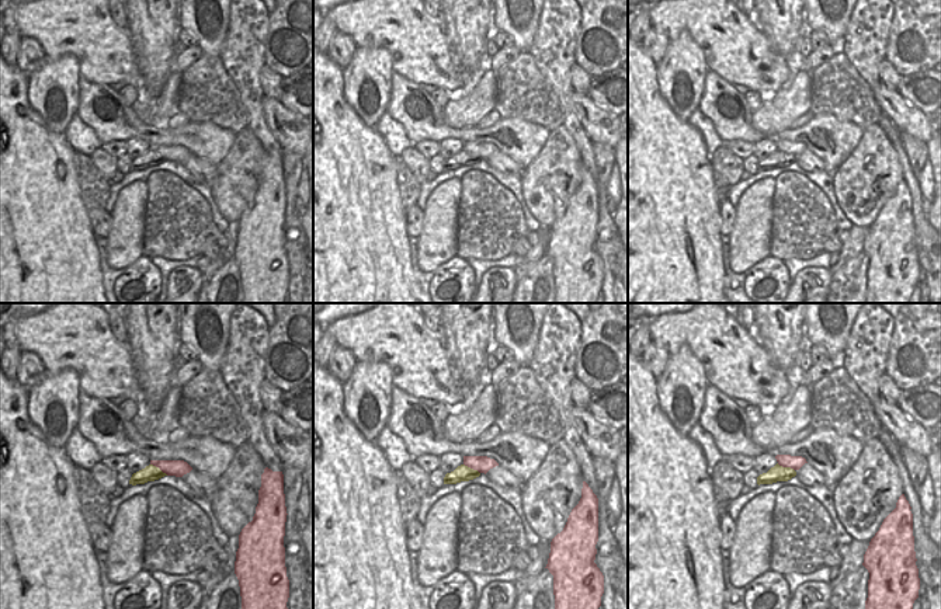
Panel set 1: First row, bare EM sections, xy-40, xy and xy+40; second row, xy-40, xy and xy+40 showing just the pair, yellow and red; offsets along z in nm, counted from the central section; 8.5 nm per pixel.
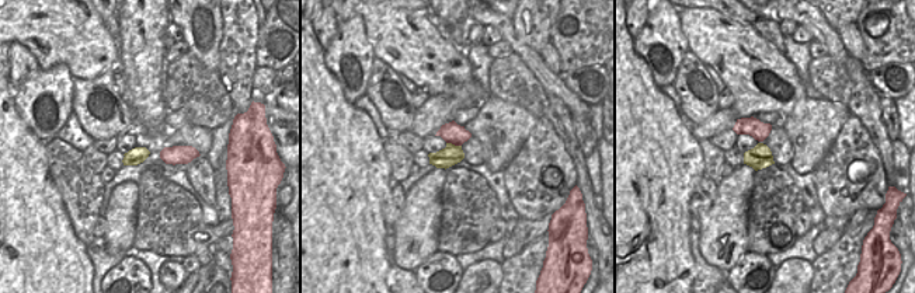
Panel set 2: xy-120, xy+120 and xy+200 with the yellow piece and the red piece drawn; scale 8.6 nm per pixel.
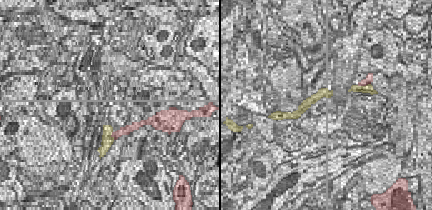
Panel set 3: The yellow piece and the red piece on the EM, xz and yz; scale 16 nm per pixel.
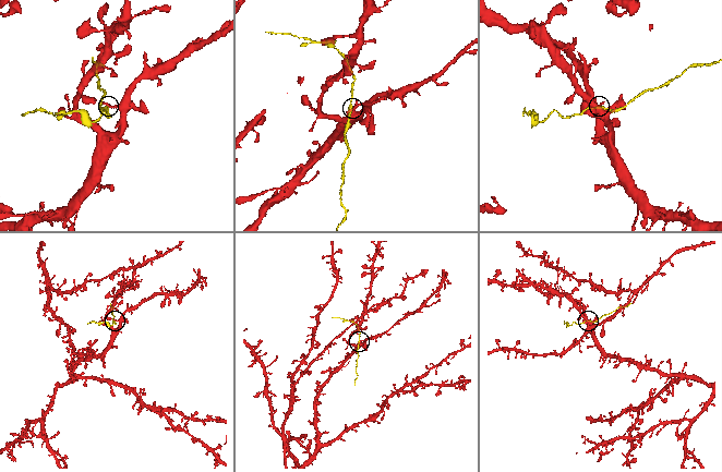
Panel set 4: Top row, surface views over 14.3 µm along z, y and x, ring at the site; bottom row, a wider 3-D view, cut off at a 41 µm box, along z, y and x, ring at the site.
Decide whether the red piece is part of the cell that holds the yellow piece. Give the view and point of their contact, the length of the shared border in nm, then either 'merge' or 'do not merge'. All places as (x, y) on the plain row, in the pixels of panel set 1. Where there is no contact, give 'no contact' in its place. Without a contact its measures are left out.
meets yellow in xy-40 at (158, 153); contact 190 nm long; do not merge

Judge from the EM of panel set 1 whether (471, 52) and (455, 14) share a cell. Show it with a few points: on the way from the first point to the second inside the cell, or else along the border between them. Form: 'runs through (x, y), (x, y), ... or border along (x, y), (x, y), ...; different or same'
runs through (468, 42), (468, 27), (465, 24); same

